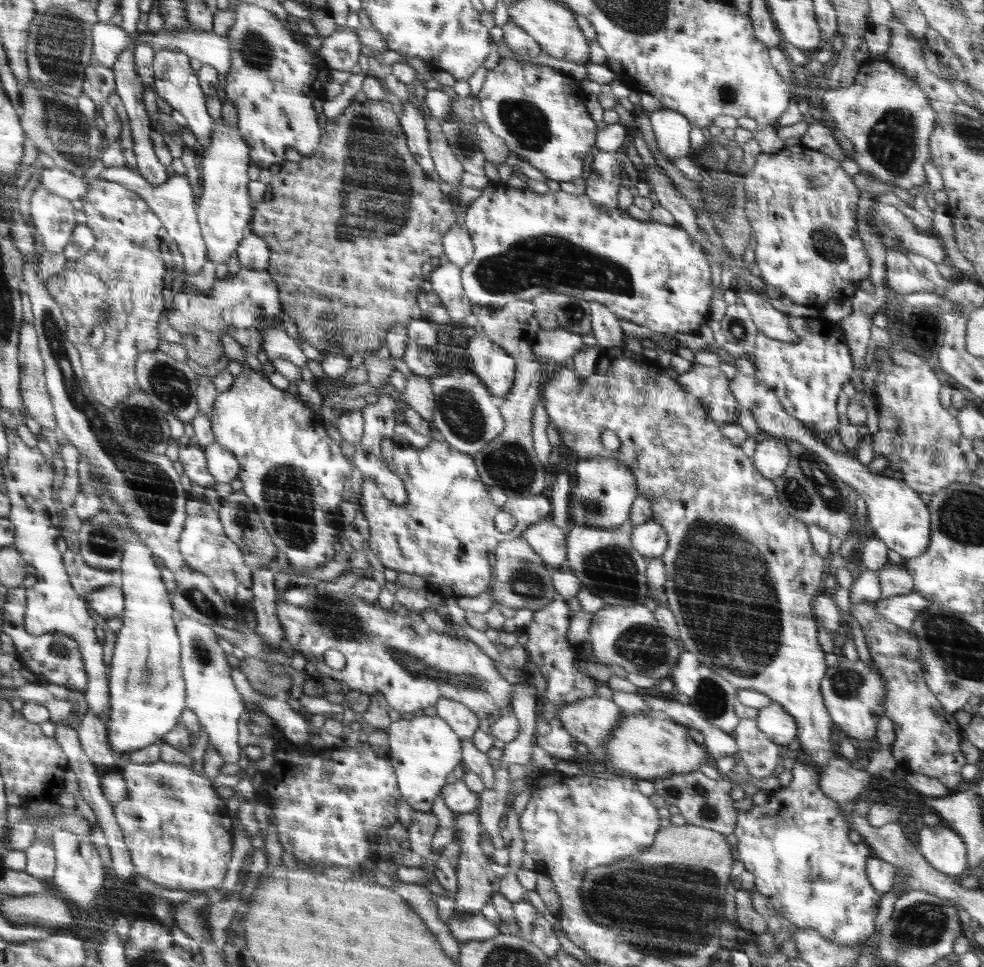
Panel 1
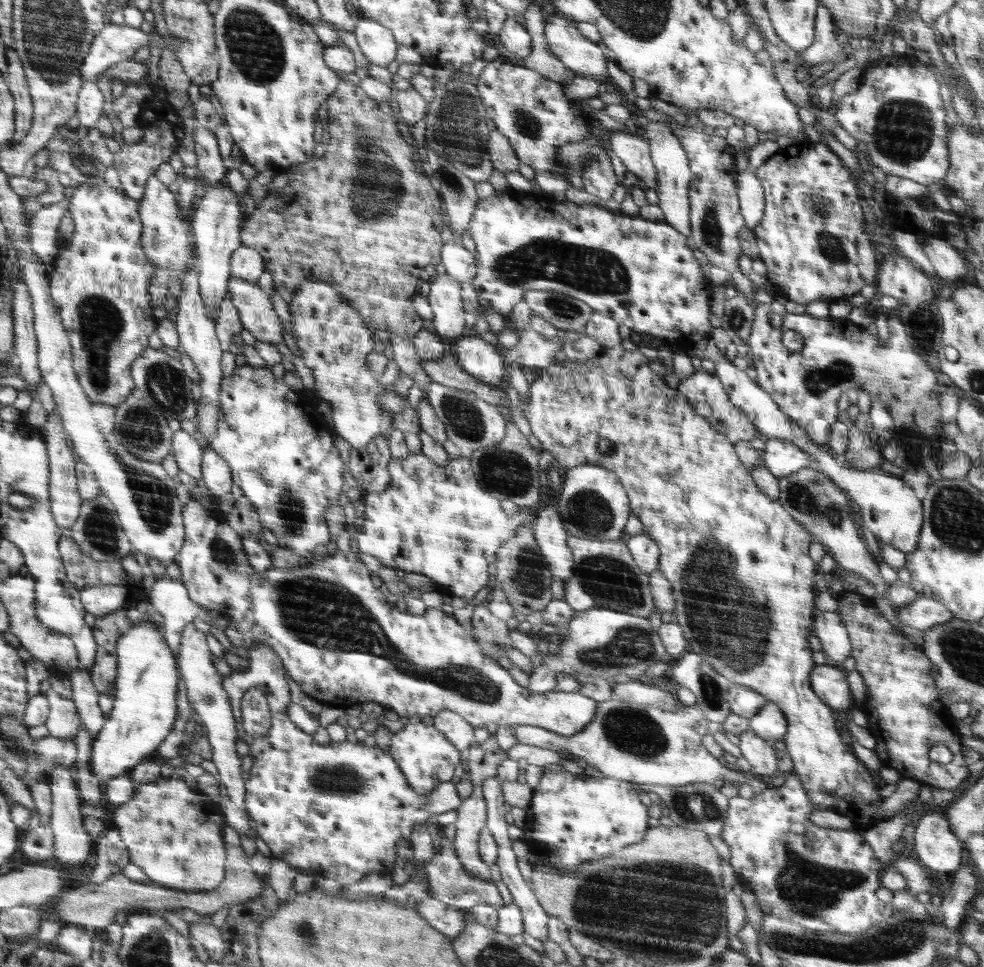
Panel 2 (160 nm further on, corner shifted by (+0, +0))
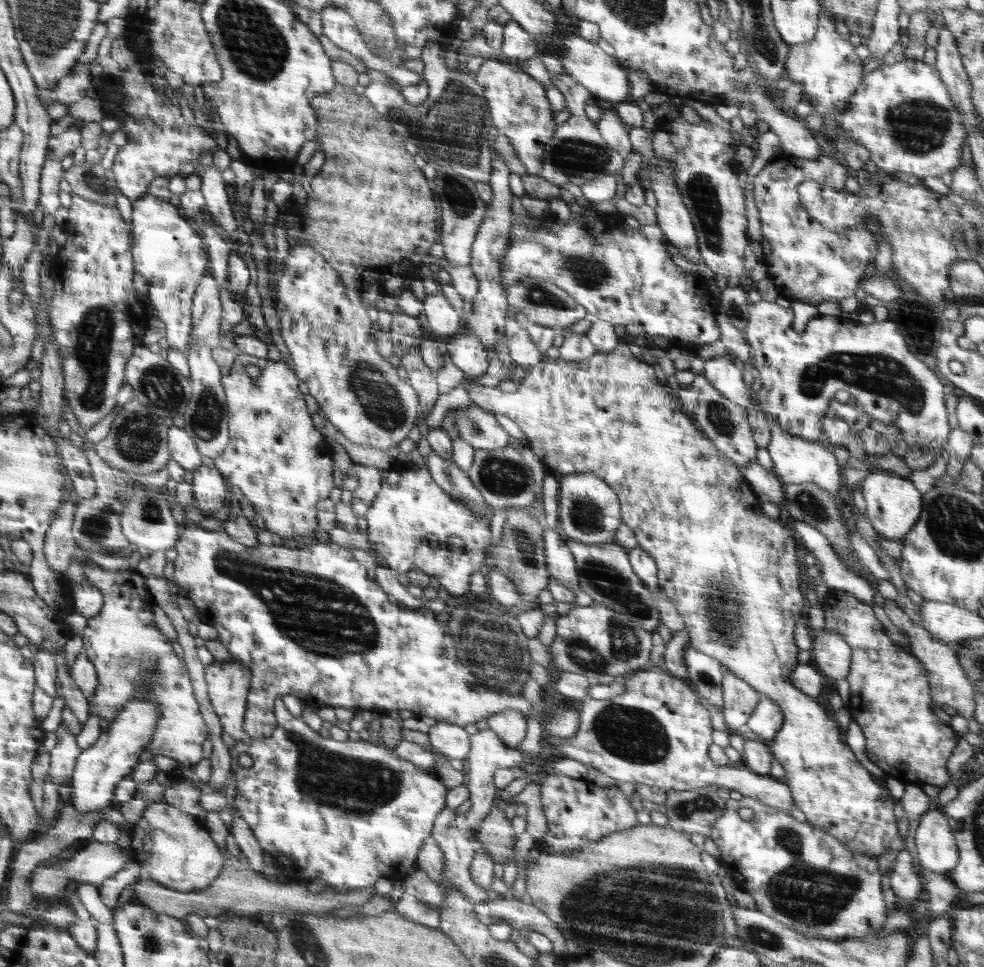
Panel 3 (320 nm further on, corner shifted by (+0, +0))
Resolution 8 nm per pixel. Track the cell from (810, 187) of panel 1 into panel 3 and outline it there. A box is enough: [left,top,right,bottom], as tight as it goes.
[754,149,878,306]

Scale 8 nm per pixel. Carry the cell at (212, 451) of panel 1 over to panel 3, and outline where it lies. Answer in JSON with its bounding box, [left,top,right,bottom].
[191,465,229,516]

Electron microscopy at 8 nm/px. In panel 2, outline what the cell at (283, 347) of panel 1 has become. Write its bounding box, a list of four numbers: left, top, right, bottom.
[227,275,285,346]

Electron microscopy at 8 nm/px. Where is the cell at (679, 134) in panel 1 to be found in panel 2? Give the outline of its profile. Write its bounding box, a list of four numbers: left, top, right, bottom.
[642,121,693,237]

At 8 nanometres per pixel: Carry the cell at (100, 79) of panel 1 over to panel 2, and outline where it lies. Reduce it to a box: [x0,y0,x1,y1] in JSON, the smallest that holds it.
[76,82,104,128]

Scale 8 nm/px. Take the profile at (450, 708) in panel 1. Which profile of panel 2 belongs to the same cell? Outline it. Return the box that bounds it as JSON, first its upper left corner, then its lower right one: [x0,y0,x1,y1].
[433,711,474,753]

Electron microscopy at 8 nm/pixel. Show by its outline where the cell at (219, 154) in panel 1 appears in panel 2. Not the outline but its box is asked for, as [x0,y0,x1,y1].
[192,178,242,316]

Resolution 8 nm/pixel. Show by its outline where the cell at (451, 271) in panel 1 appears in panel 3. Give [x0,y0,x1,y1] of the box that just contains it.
[422,284,460,336]

